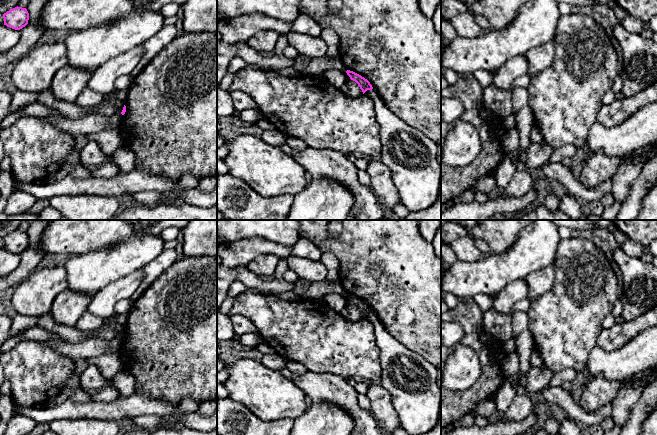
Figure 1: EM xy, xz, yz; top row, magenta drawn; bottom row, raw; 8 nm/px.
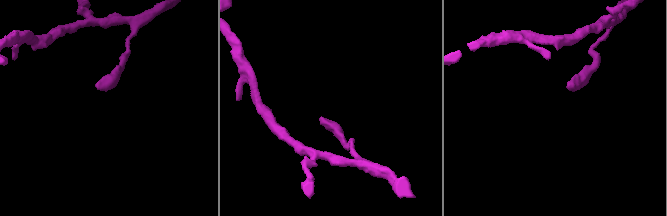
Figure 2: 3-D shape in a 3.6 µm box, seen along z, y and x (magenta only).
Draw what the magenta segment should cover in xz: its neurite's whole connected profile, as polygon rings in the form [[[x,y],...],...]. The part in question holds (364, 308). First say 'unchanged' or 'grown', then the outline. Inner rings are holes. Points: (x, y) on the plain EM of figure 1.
unchanged; [[[347,294],[346,297],[350,301],[351,304],[355,305],[358,308],[358,310],[362,314],[363,318],[367,314],[373,313],[370,306],[367,303],[365,303],[364,301],[362,301],[361,299],[359,299],[359,298],[353,296],[353,295],[350,295],[350,294]]]

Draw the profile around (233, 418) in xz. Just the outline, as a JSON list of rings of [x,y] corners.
[[[230,397],[217,399],[219,435],[290,435],[293,425],[292,418],[265,422]]]

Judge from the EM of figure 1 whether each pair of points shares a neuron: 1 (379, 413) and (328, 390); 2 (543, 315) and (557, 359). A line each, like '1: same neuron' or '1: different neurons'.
1: different neurons
2: same neuron

